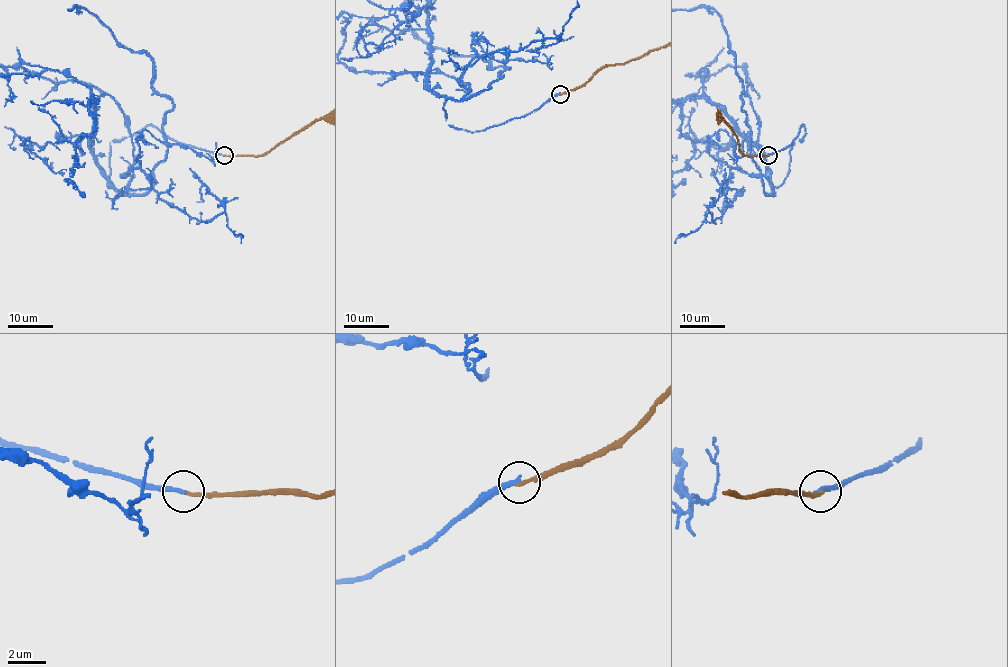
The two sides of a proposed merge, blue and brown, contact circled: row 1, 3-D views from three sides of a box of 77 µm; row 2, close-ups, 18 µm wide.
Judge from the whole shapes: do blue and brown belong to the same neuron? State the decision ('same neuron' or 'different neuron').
different neuron

